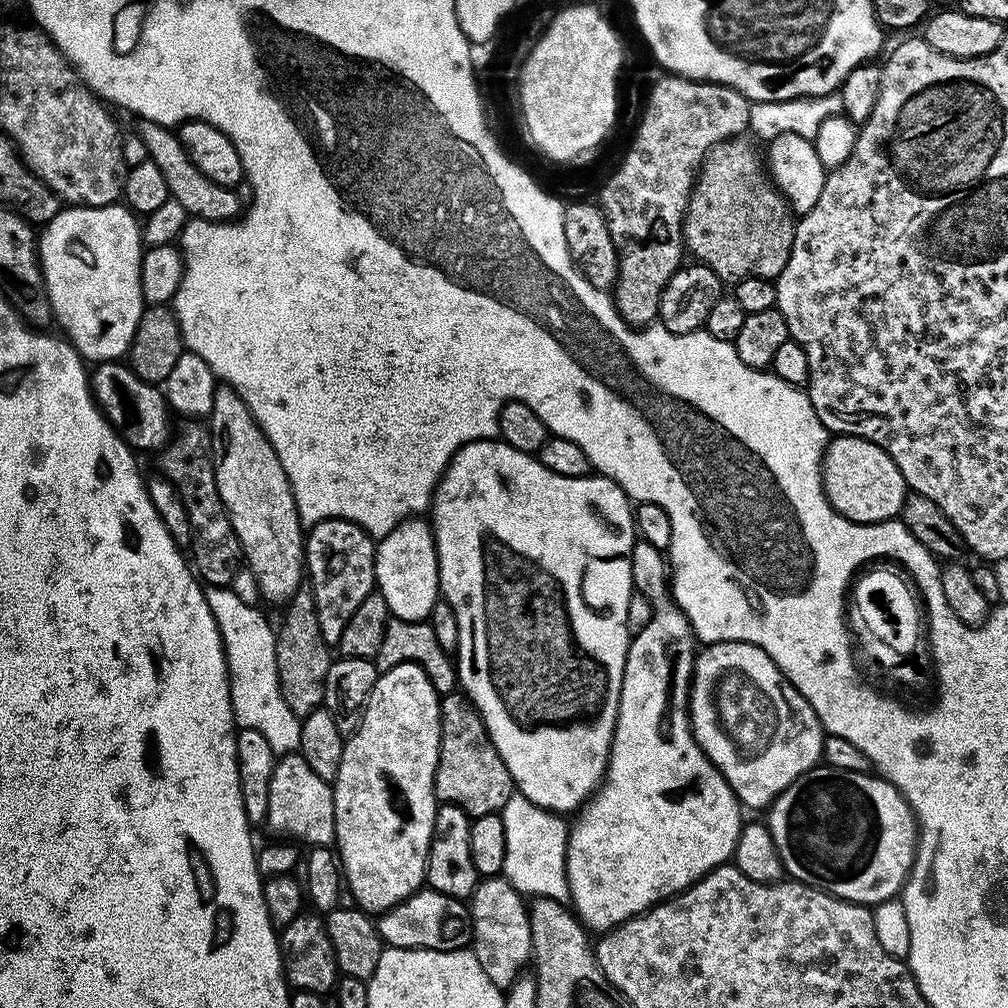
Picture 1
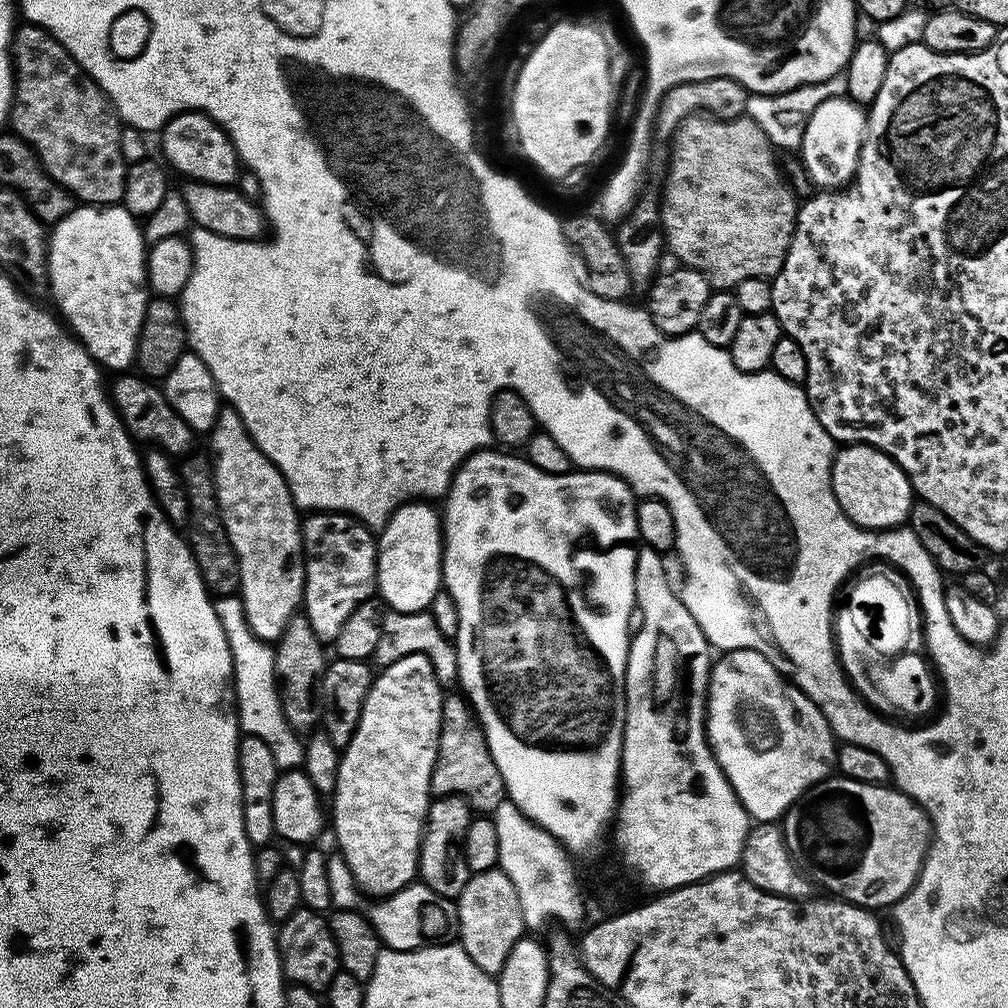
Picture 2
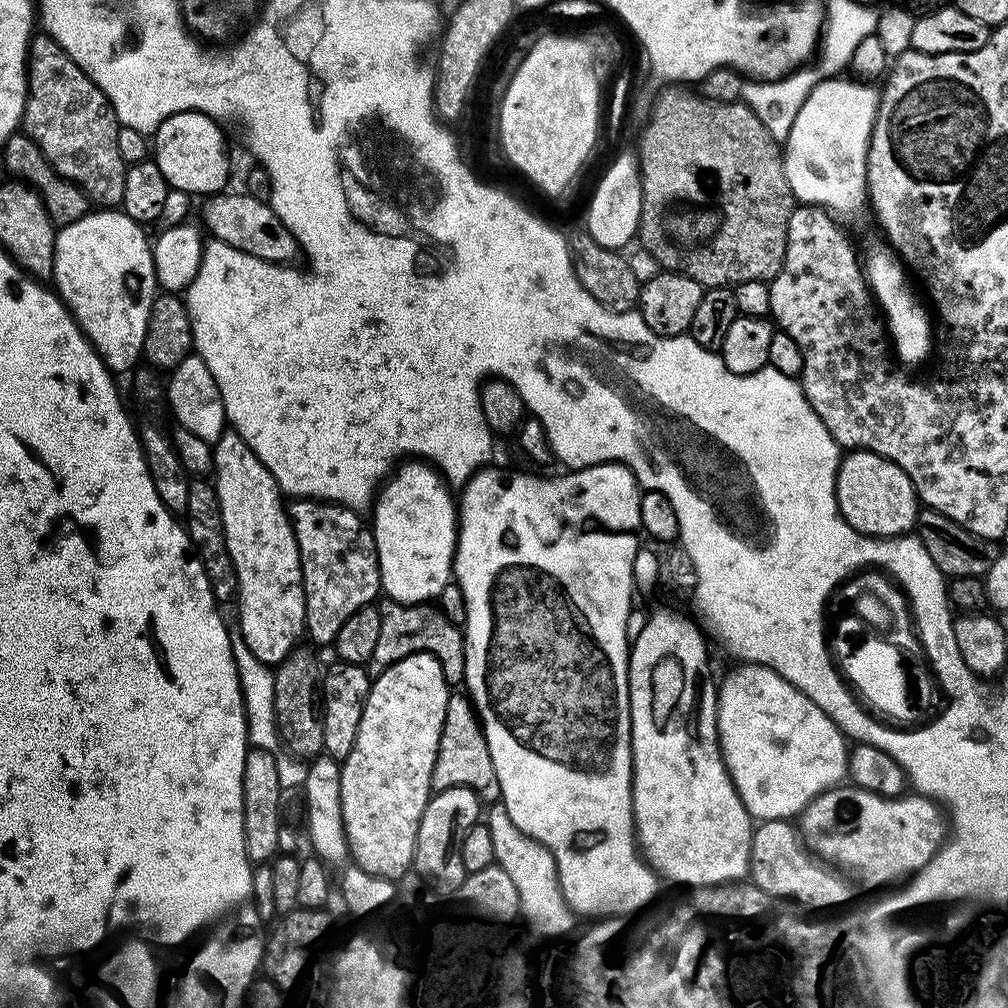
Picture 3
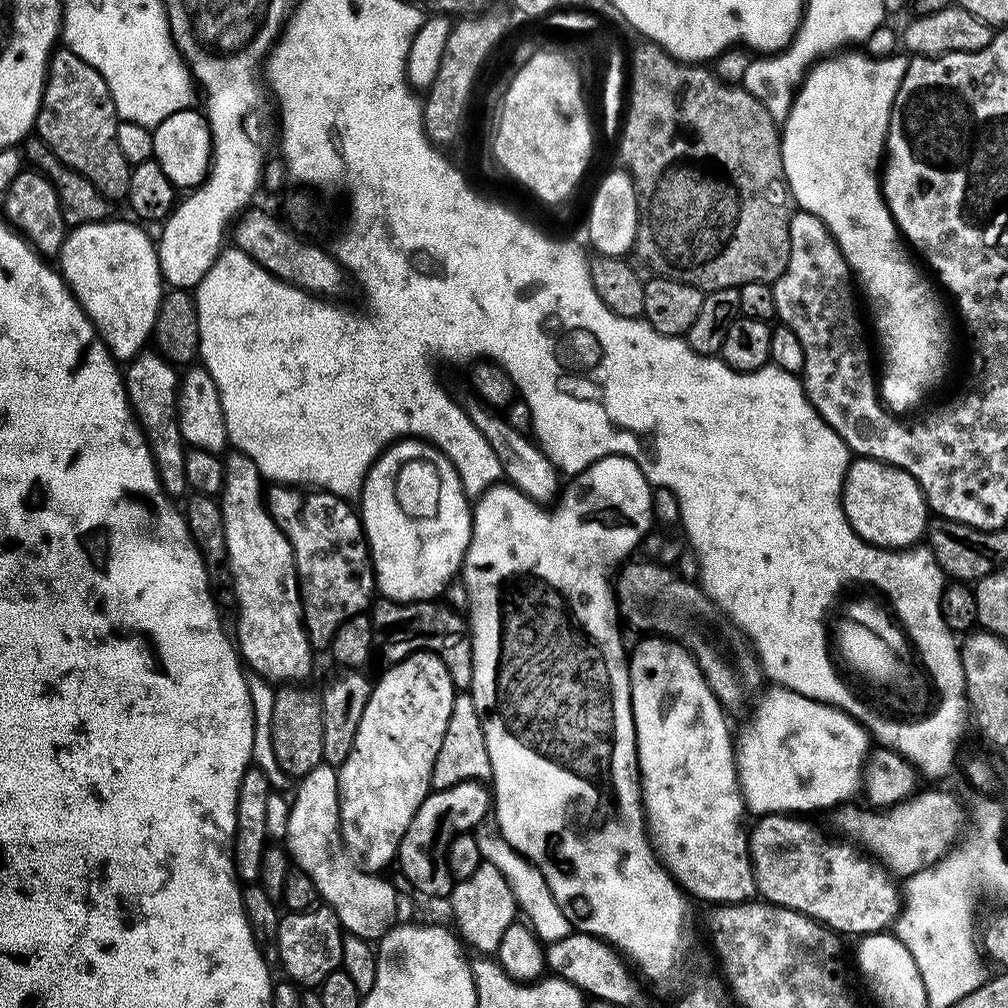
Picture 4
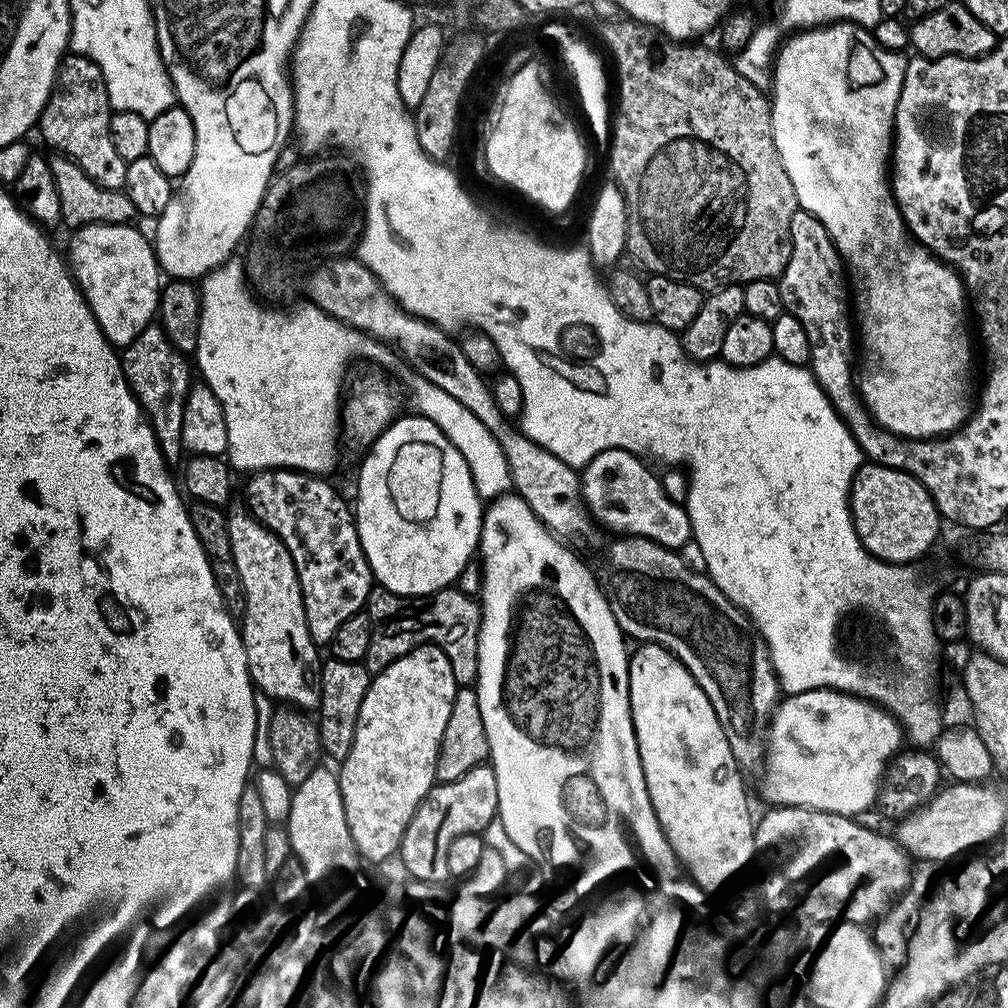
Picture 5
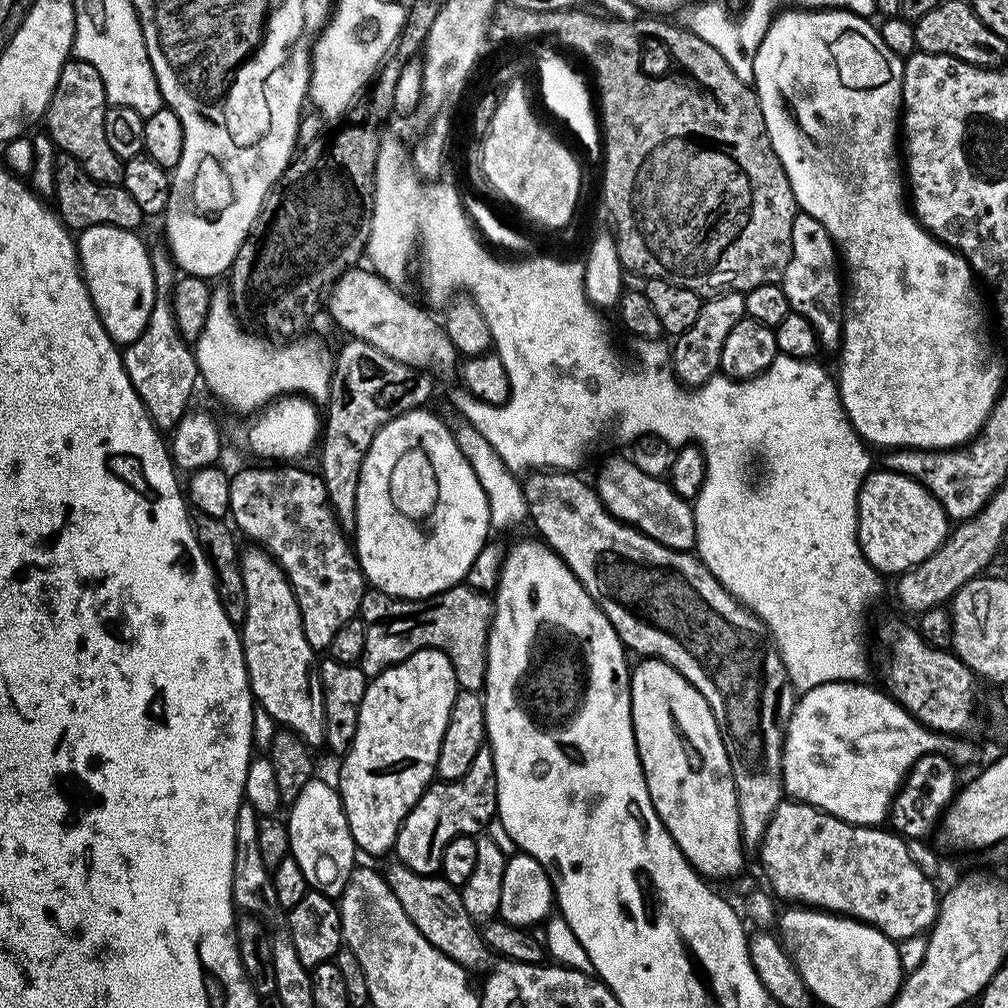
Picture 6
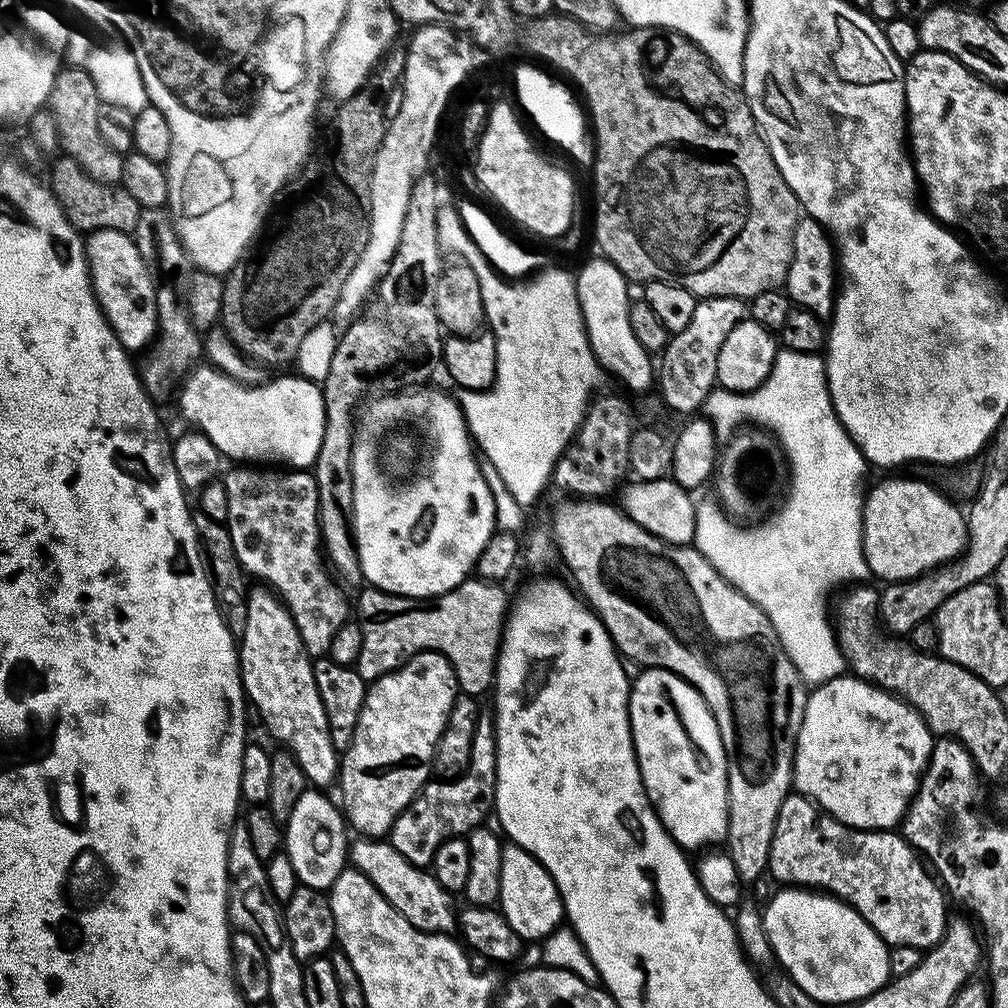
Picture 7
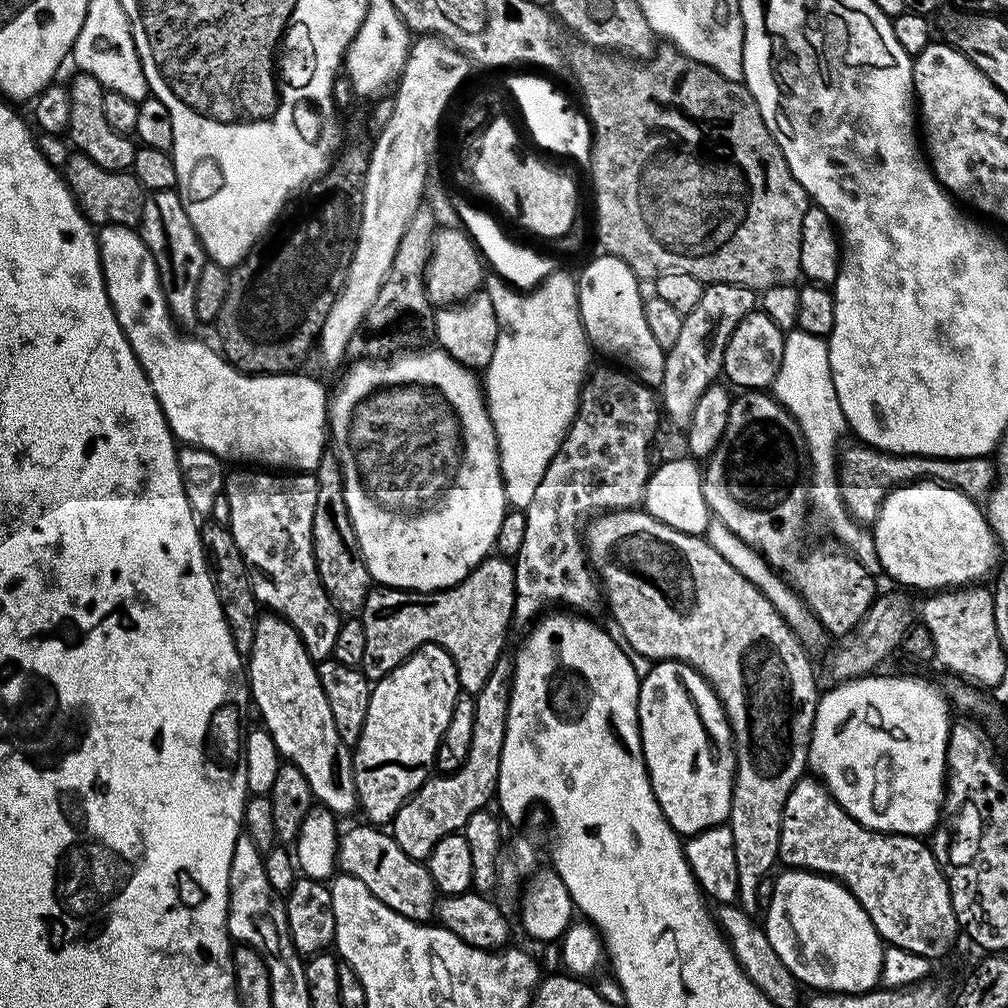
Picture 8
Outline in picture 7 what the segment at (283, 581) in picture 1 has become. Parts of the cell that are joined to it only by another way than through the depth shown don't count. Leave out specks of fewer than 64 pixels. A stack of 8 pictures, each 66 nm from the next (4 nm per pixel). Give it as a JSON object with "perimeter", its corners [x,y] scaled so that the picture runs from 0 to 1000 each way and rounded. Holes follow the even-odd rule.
{"perimeter":[[[251,582],[245,588],[240,616],[242,632],[239,630],[236,635],[238,675],[242,679],[243,691],[249,701],[251,698],[258,705],[269,730],[286,740],[284,742],[305,770],[305,775],[313,781],[323,782],[332,775],[337,754],[310,668],[311,656],[302,645],[300,633],[282,596],[265,582],[254,582],[258,583]]]}

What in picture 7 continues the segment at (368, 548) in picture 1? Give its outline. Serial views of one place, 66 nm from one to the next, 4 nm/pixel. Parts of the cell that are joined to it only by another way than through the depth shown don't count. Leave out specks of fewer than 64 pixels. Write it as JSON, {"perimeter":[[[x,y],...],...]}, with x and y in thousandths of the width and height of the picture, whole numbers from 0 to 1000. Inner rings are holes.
{"perimeter":[[[230,462],[220,472],[220,479],[226,499],[224,523],[228,534],[234,532],[232,546],[238,561],[247,572],[255,571],[258,574],[255,576],[264,577],[265,582],[282,596],[307,652],[324,652],[327,632],[335,629],[340,619],[346,618],[347,595],[345,599],[344,593],[337,588],[338,580],[327,570],[315,535],[317,515],[313,471],[306,466]],[[282,520],[290,524],[290,548],[282,548],[282,552],[262,552],[262,544],[270,548],[270,540],[258,540],[258,532],[262,532],[262,528],[274,532],[274,528],[282,528]],[[246,532],[254,532],[254,536],[246,536]],[[286,560],[290,560],[290,563],[286,563]]]}

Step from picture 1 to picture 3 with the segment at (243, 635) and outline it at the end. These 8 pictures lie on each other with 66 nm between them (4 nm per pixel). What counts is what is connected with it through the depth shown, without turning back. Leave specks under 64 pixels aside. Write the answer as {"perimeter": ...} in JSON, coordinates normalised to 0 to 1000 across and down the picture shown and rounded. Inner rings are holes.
{"perimeter":[[[237,629],[230,631],[230,648],[232,649],[232,657],[234,658],[234,668],[238,674],[238,684],[240,685],[240,692],[242,693],[242,706],[246,709],[246,733],[249,741],[273,747],[276,776],[279,783],[297,783],[305,771],[307,759],[301,753],[295,753],[285,745],[279,744],[280,735],[275,725],[273,710],[273,673],[271,671],[271,664],[256,653],[252,653],[252,649],[248,649],[248,641],[244,641],[244,637]]]}

